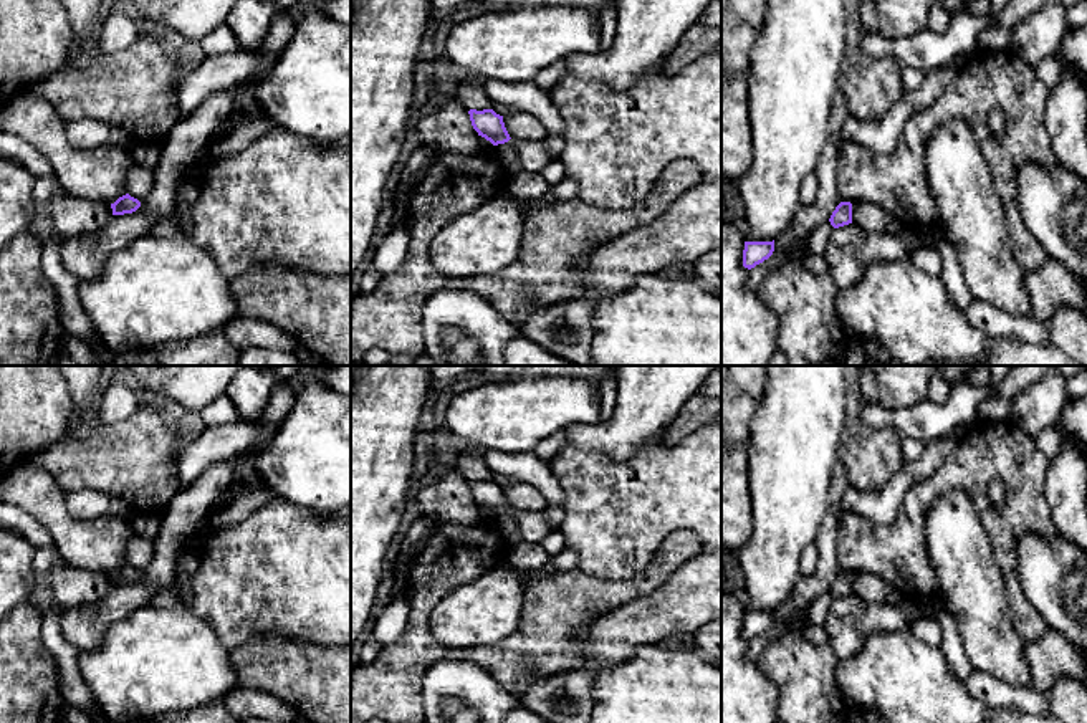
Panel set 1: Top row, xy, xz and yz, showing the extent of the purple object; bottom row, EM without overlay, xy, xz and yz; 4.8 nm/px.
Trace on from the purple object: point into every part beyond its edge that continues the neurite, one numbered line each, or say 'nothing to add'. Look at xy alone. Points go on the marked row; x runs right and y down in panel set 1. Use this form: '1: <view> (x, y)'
nothing to add

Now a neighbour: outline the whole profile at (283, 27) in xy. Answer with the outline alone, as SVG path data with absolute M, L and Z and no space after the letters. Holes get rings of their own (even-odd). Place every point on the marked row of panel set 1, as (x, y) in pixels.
M276 12L268 28L266 38L256 53L280 55L296 31L296 22L285 12Z

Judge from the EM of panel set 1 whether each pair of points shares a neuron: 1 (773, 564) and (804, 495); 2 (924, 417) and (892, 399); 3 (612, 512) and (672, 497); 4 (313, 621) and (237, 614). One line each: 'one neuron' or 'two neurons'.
1: one neuron
2: two neurons
3: one neuron
4: one neuron

